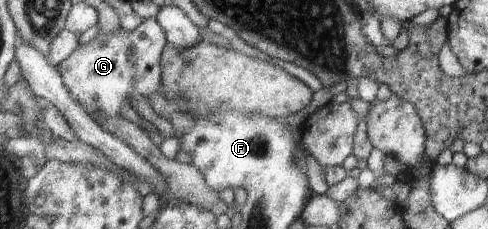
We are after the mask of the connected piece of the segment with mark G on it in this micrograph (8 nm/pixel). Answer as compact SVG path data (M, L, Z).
M150 17L133 30L121 27L112 34L98 34L87 43L78 43L78 47L57 68L66 91L92 119L98 121L100 113L104 113L104 117L124 117L121 110L125 105L132 107L132 101L138 96L148 100L160 89L162 51L166 44L164 30L155 17Z

